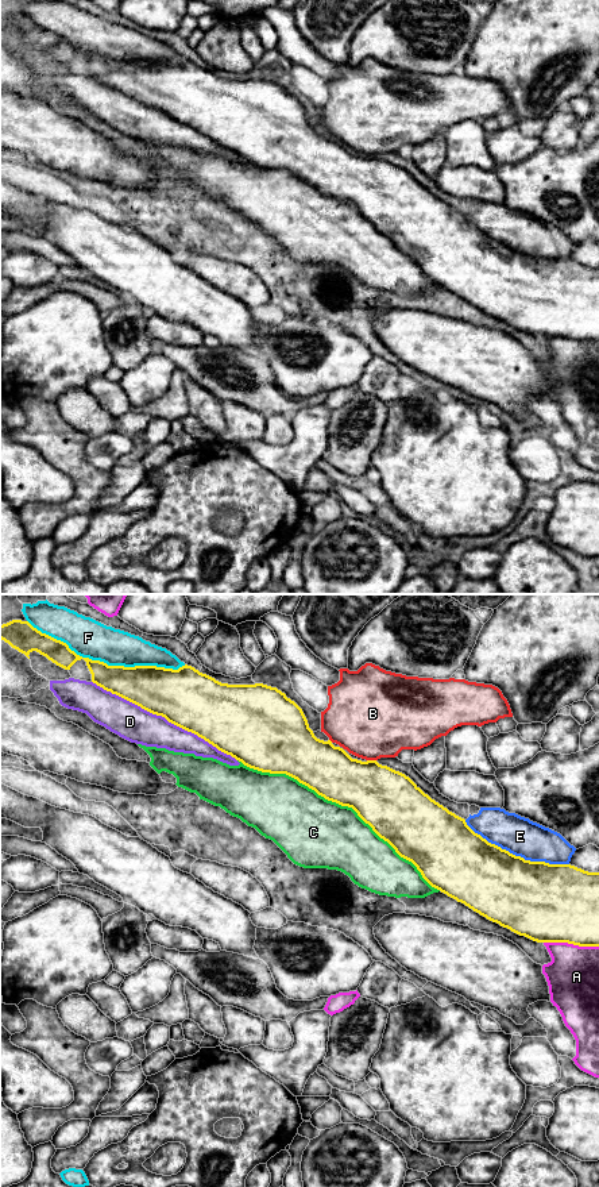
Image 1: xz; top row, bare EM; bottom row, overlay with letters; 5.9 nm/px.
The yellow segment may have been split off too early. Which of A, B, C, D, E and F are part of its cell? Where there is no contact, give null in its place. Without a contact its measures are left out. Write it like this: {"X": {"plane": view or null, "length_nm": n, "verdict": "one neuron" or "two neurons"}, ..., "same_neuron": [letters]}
{"A": {"plane": "xz", "length_nm": 320, "verdict": "two neurons"}, "B": {"plane": "xz", "length_nm": 60, "verdict": "two neurons"}, "C": {"plane": "xz", "length_nm": 1450, "verdict": "two neurons"}, "D": {"plane": "xz", "length_nm": 1000, "verdict": "one neuron"}, "E": {"plane": "xz", "length_nm": 700, "verdict": "two neurons"}, "F": {"plane": "xz", "length_nm": 1000, "verdict": "two neurons"}, "same_neuron": ["D"]}

